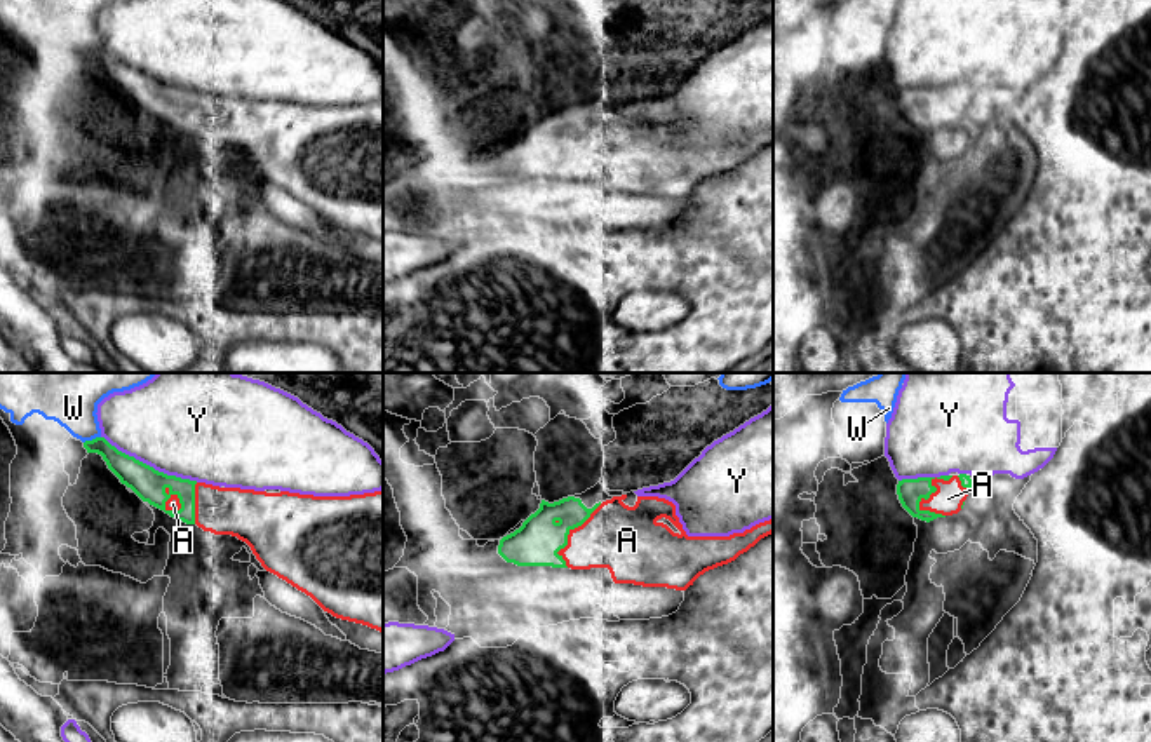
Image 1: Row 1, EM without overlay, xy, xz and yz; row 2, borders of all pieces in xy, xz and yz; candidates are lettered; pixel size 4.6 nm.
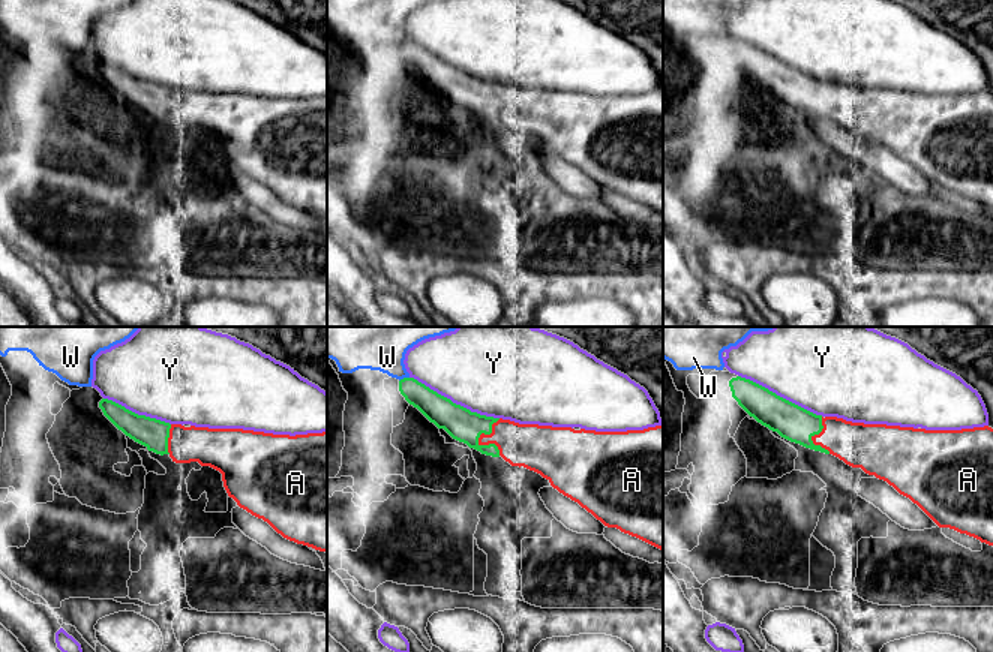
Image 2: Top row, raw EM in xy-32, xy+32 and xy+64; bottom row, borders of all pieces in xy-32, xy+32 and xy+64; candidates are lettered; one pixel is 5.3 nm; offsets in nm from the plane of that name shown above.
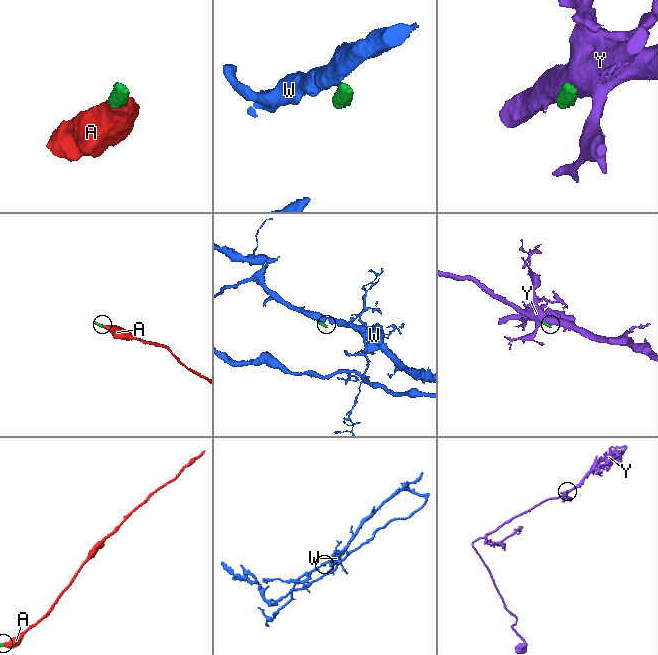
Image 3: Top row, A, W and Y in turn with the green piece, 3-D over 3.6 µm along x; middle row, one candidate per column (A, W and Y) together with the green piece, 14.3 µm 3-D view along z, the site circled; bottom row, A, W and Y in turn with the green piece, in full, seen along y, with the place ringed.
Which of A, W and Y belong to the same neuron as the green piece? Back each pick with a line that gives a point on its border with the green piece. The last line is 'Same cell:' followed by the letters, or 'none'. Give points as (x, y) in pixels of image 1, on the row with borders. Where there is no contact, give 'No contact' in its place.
A: Touches green at yz (934, 486)
Same cell: A

